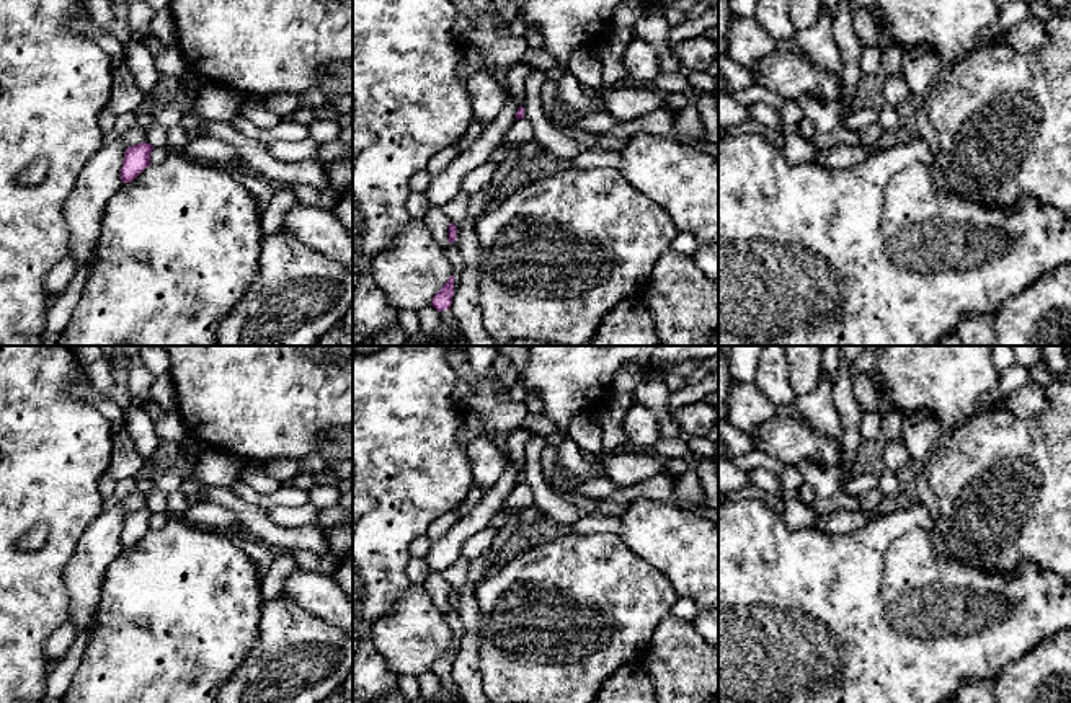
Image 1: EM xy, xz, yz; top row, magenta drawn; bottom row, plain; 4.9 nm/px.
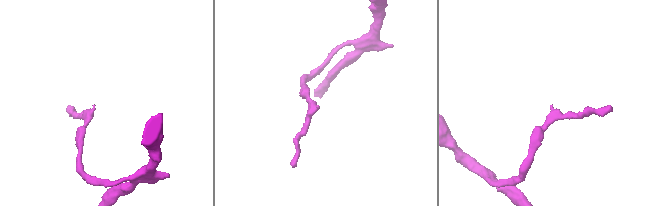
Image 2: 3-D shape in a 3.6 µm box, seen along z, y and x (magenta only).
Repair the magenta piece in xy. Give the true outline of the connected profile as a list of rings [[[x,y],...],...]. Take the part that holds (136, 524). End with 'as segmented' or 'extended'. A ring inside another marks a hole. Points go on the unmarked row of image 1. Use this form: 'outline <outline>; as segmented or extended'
outline [[[147,507],[127,512],[124,519],[124,527],[121,533],[122,548],[131,548],[136,545],[147,532],[150,532],[150,519],[153,512]]]; as segmented

